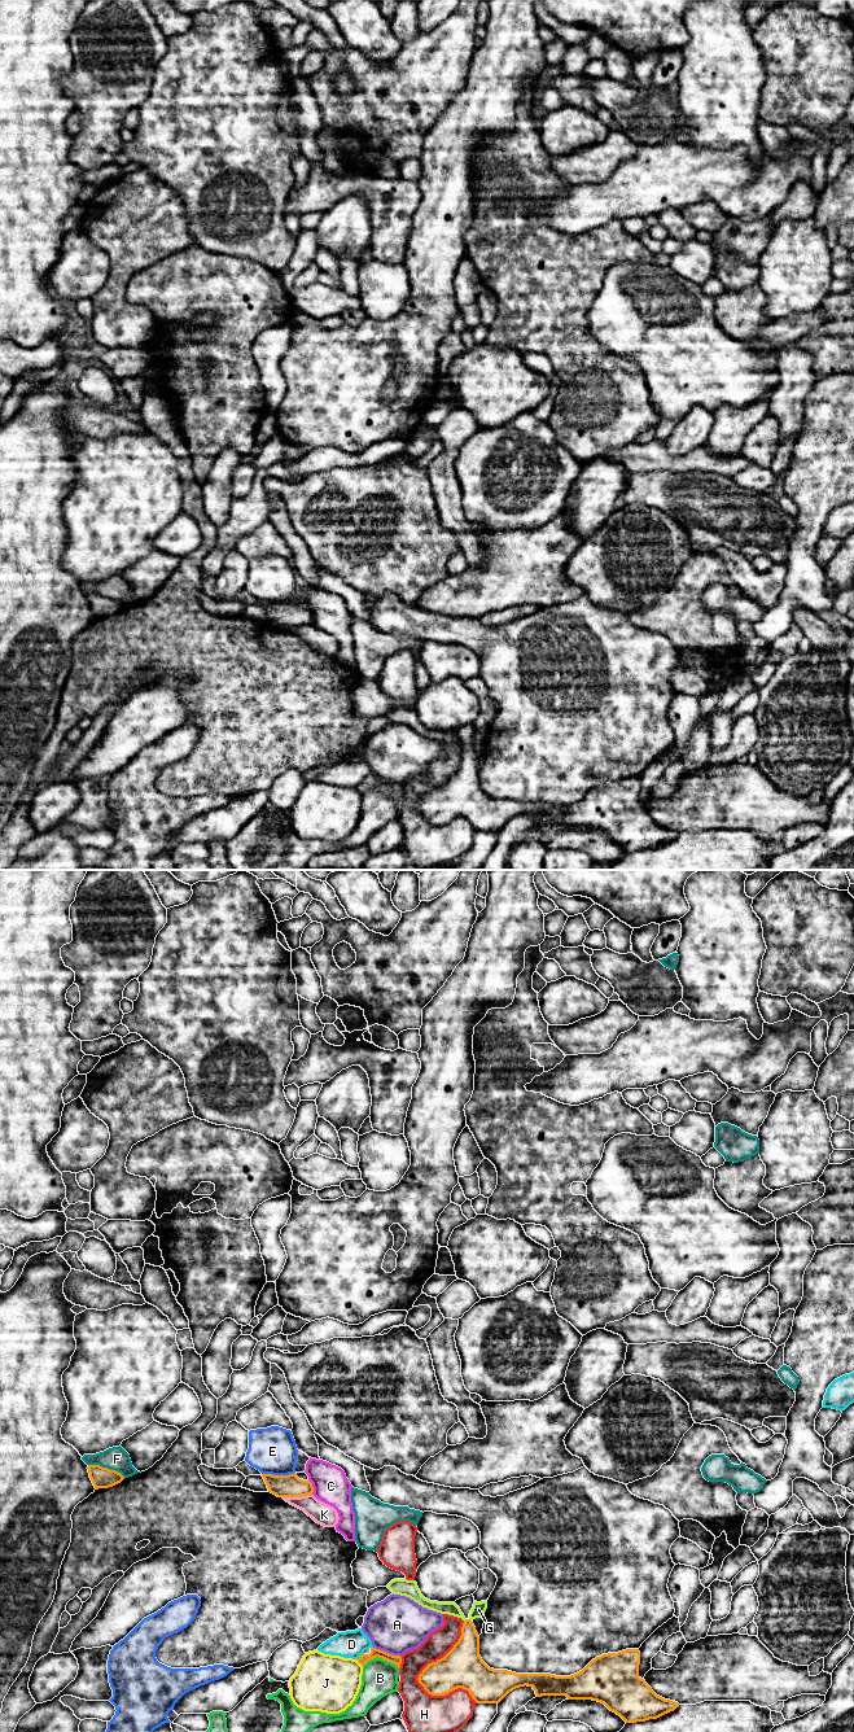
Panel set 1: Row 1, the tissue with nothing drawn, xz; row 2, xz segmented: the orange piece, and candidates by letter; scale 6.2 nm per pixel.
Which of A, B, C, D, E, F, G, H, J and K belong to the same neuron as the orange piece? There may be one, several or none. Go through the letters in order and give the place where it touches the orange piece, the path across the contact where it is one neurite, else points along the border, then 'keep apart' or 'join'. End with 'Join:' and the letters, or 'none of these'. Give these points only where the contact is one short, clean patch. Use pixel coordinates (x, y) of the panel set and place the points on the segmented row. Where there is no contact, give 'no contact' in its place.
A: xz (385, 1652) | keep apart
B: xz (381, 1657) | keep apart
C: xz (312, 1487) | keep apart
D: xz (359, 1656) | keep apart
E: xz (277, 1475) | keep apart
F: xz (106, 1468) | keep apart
G: xz (467, 1619) | along xz (467, 1619), (464, 1621) | keep apart
H: xz (417, 1679) | keep apart
J: xz (359, 1662) | keep apart
K: xz (297, 1496) | along xz (311, 1494), (283, 1497) | keep apart
Join: none of these

